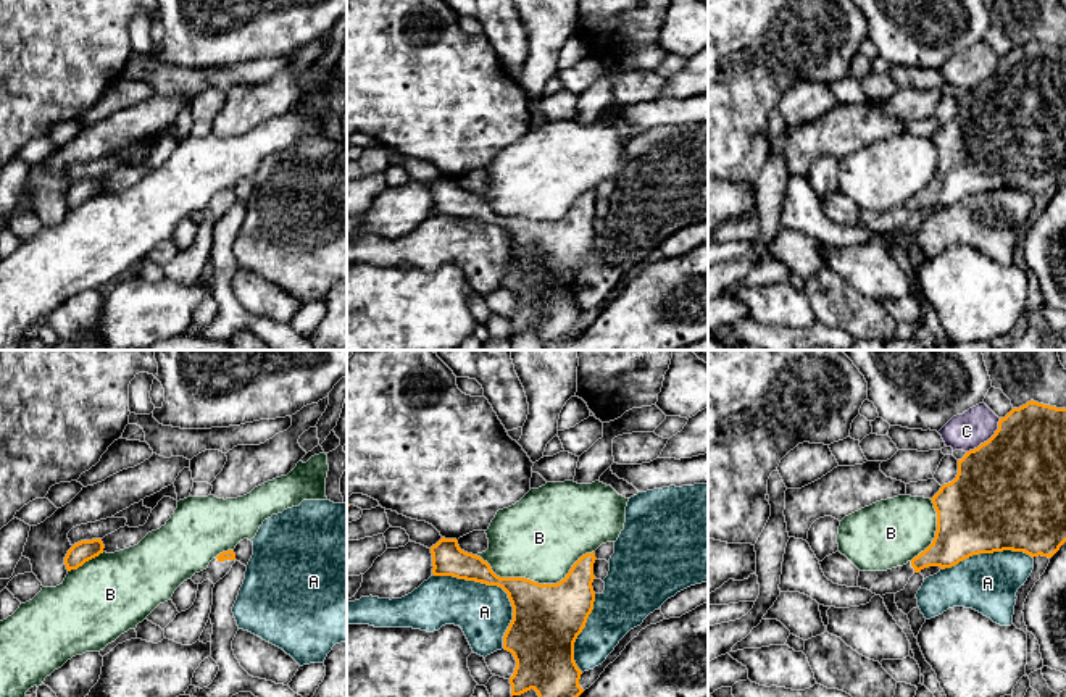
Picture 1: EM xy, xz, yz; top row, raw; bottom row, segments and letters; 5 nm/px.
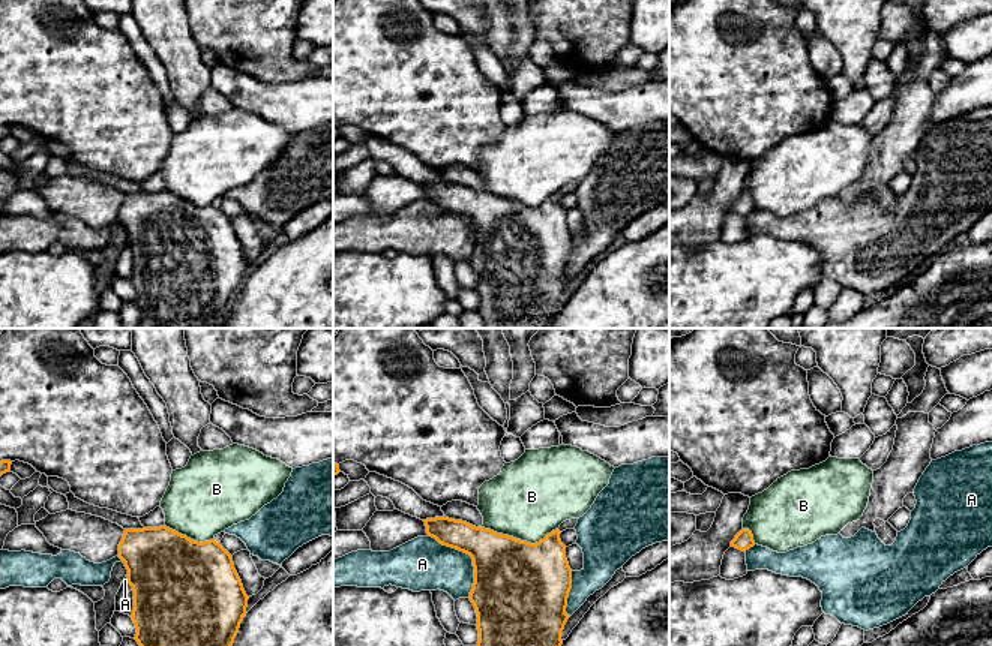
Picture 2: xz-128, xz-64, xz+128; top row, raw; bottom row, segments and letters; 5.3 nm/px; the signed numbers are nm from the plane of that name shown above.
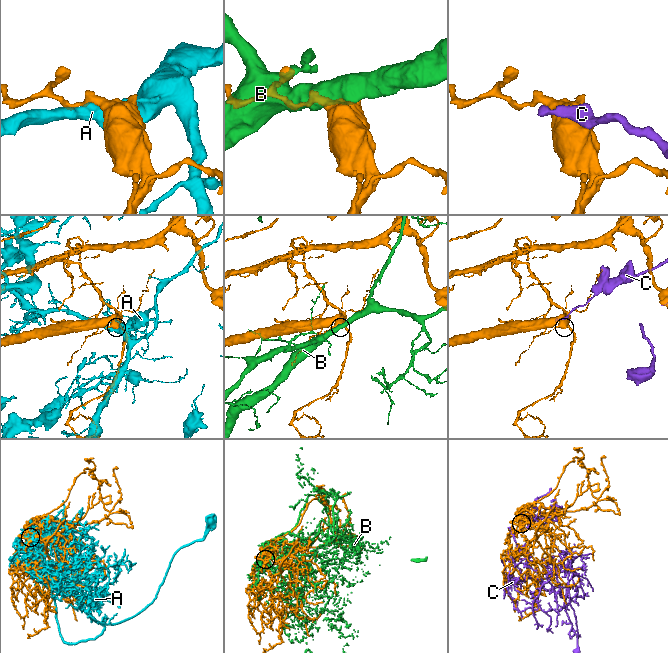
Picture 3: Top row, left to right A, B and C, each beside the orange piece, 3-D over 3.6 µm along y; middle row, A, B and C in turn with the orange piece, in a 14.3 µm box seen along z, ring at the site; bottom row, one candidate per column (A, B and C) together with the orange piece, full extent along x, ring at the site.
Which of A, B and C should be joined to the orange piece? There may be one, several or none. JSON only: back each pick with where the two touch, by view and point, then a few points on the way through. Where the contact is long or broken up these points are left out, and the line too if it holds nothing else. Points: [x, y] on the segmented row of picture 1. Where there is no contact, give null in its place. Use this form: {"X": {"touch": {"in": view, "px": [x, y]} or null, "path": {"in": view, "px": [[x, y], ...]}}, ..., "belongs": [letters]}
{"belongs": []}

